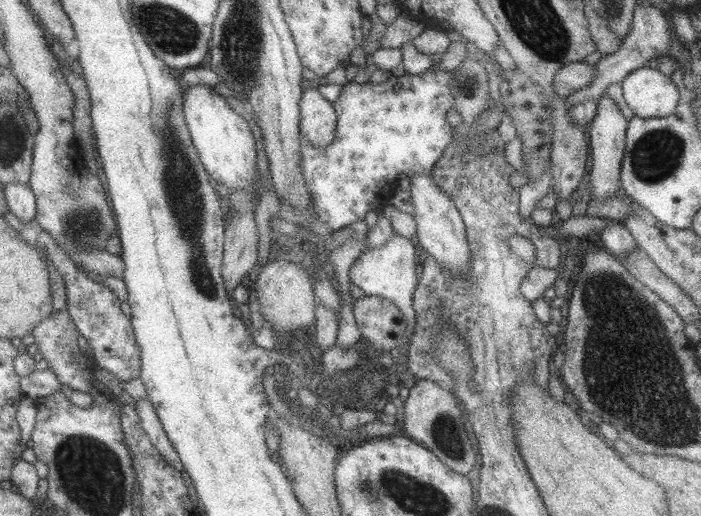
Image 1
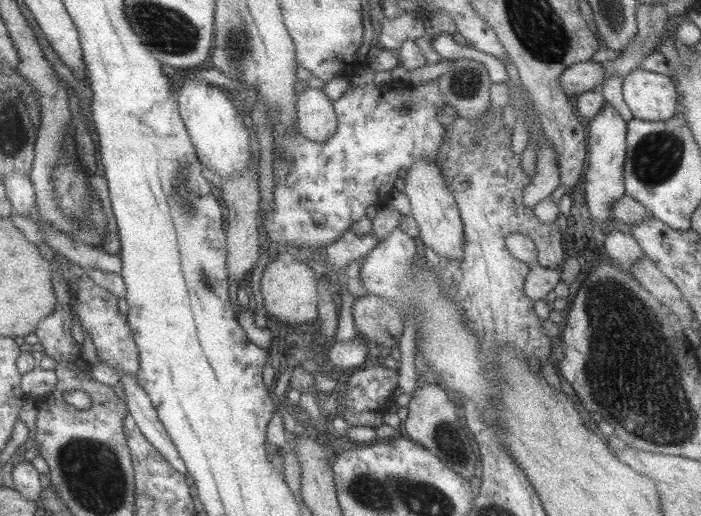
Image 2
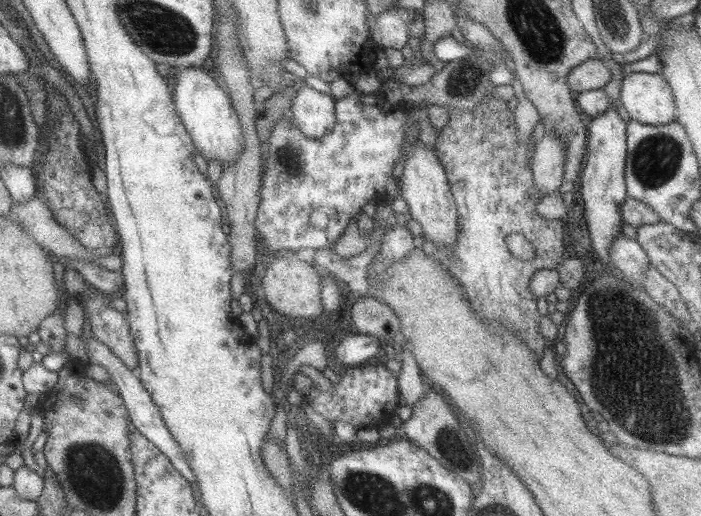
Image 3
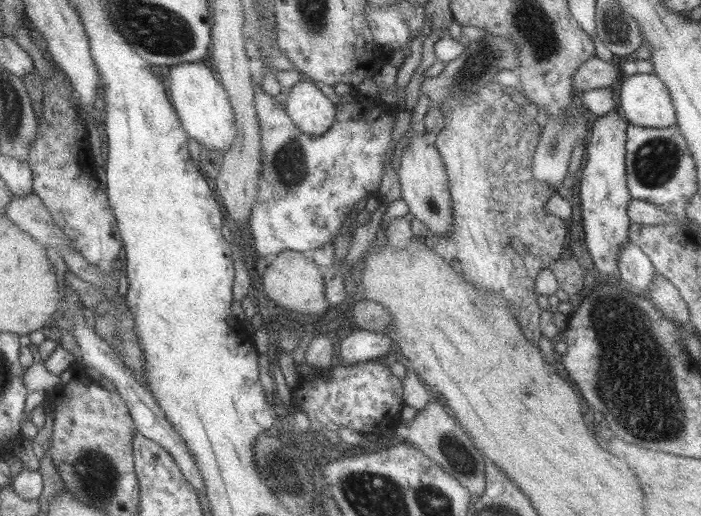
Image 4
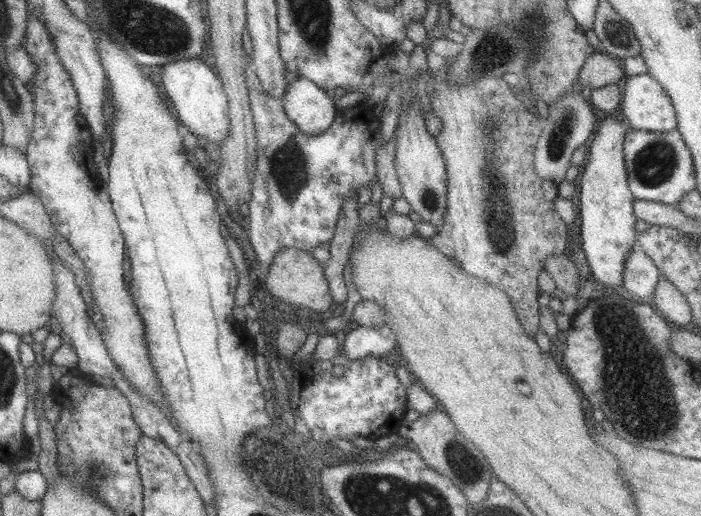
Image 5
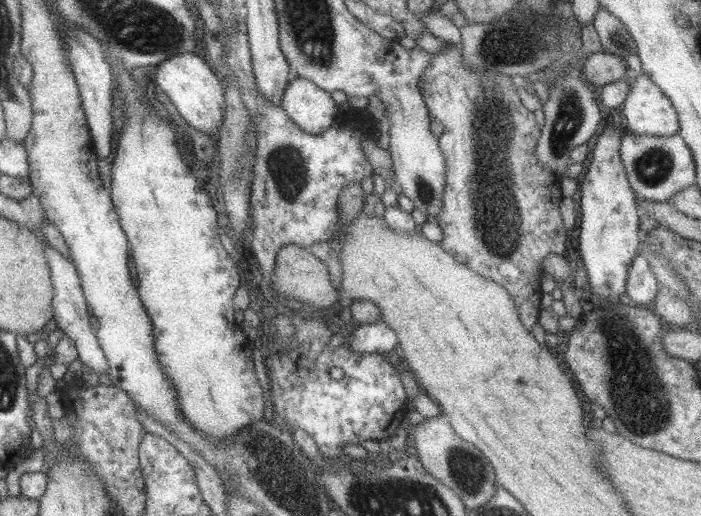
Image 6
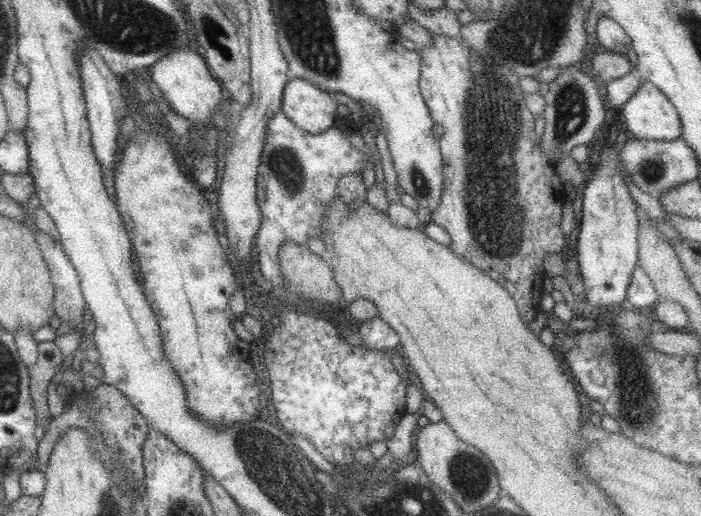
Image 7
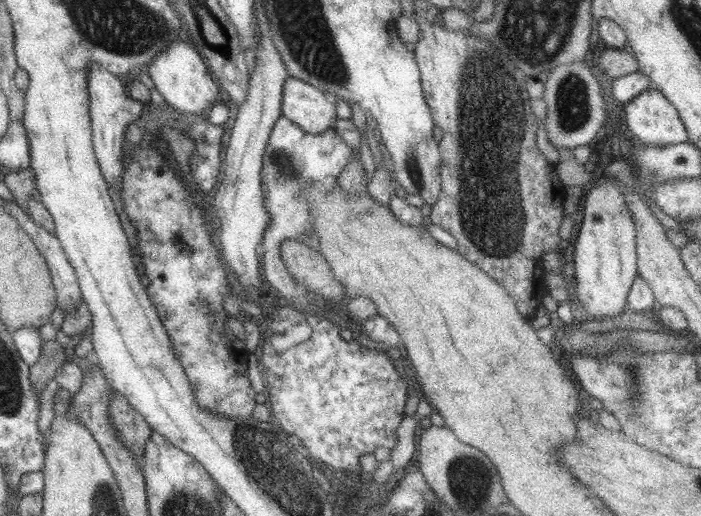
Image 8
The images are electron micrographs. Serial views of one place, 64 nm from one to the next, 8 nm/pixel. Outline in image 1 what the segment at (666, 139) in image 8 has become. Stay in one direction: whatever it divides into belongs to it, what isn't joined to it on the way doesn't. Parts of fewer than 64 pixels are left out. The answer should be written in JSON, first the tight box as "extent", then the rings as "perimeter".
{"extent":[621,67,677,117],"perimeter":[[[653,67],[636,68],[621,84],[624,102],[636,117],[666,117],[677,106],[677,86]]]}

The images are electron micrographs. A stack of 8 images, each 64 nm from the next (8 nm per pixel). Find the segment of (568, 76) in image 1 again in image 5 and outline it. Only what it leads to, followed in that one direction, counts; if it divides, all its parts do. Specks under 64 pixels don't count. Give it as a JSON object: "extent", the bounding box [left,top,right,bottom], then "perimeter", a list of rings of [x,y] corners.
{"extent":[577,51,625,90],"perimeter":[[[595,51],[585,59],[577,78],[578,85],[584,90],[602,88],[619,84],[625,78],[621,61],[609,54]]]}

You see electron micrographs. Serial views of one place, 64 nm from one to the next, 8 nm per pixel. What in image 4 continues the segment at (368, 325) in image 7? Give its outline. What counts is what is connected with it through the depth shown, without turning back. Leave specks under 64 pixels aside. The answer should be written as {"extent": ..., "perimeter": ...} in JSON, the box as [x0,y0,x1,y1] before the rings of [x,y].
{"extent":[339,328,392,366],"perimeter":[[[353,328],[339,344],[339,359],[351,366],[358,362],[382,359],[392,343],[391,333],[369,332]]]}

